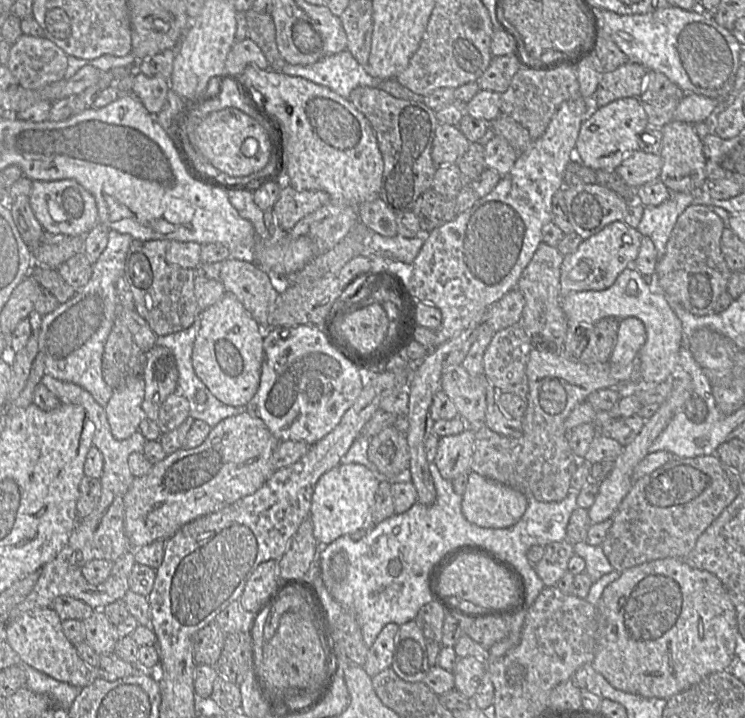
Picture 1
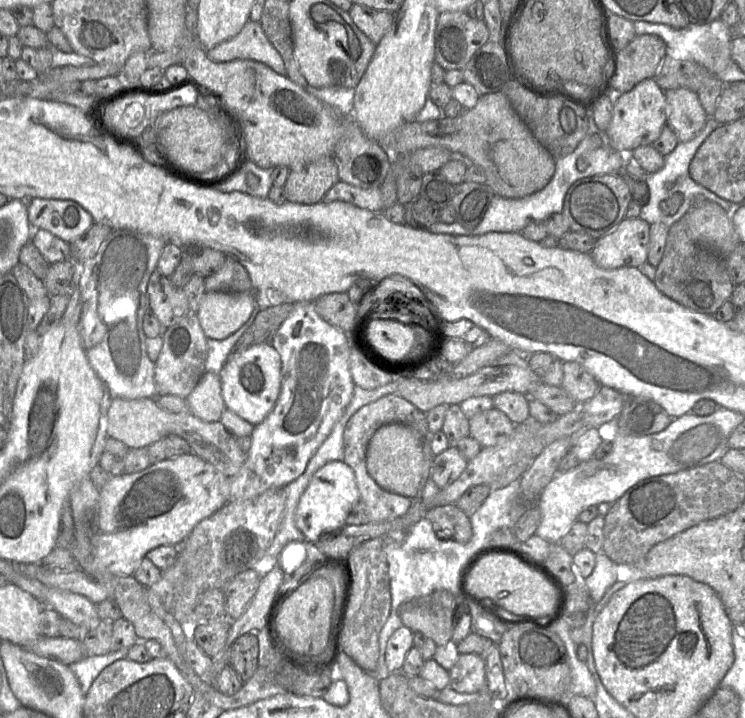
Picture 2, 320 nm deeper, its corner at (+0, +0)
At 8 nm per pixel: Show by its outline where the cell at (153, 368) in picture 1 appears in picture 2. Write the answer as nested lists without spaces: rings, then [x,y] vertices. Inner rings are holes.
[[[190,313],[179,323],[164,329],[163,345],[155,362],[154,379],[159,395],[175,395],[187,399],[205,373],[208,355],[207,337],[196,313]]]

